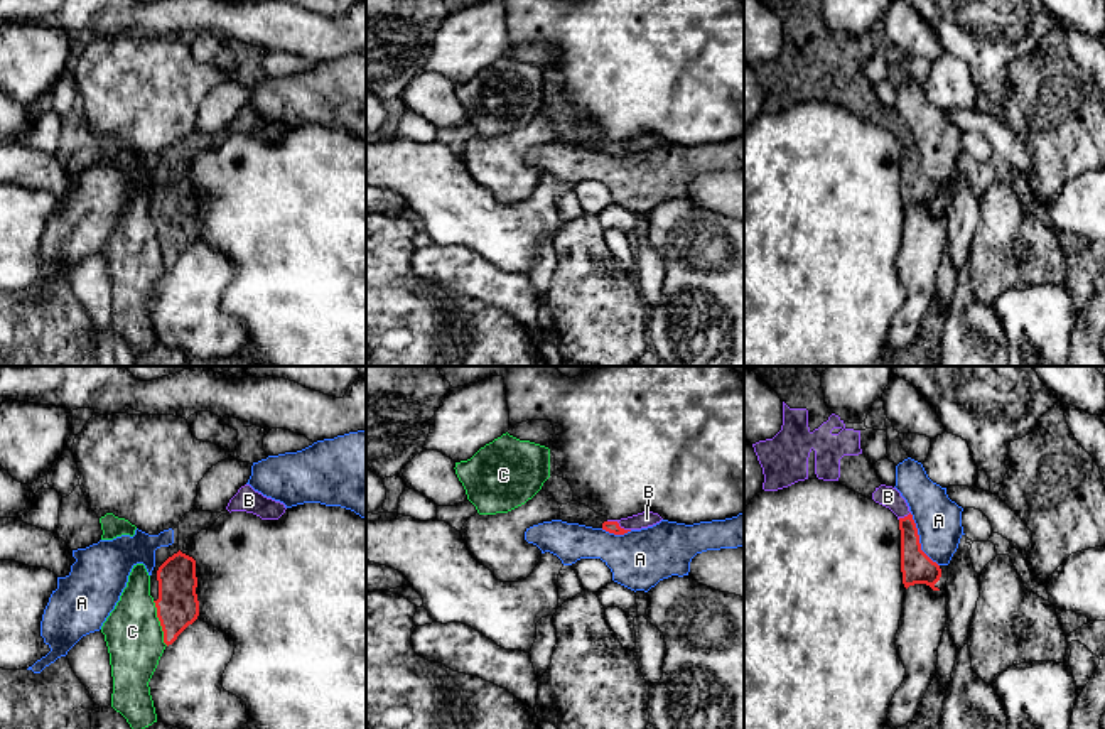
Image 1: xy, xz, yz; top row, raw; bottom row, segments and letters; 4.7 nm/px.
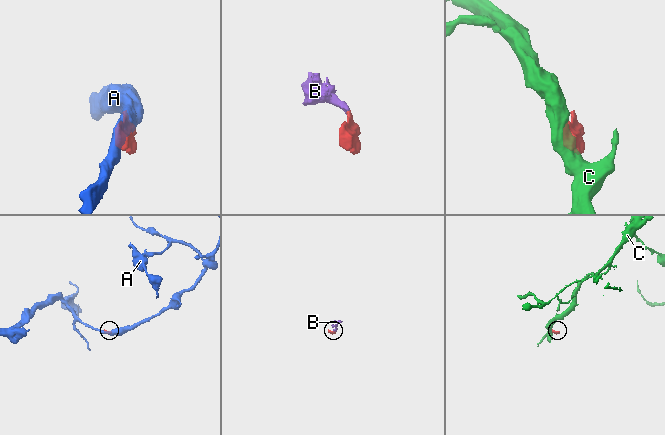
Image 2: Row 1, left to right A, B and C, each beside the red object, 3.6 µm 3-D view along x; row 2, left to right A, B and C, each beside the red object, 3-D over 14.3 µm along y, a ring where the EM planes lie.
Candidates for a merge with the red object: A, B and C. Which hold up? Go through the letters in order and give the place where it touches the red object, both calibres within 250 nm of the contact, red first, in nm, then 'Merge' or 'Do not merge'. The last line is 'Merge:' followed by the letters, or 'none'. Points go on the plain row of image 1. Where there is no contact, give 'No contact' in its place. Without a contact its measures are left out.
A: Touches red at yz (918, 162). Thickness 150 nm (red) against 220 nm. Do not merge
B: Touches red at xz (618, 147). Thickness 60 nm (red) against 80 nm. Merge
C: Touches red at xy (161, 245). Thickness 200 nm (red) against 280 nm. Do not merge
Merge: B

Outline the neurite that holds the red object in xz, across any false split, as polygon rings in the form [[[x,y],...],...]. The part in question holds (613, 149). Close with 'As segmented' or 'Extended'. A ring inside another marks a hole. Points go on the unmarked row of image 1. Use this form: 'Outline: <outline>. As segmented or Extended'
Outline: [[[643,133],[628,140],[621,142],[607,142],[602,145],[602,152],[614,155],[614,157],[624,157],[631,152],[641,152],[653,148],[660,145],[663,140],[658,135],[653,133]]]. Extended

